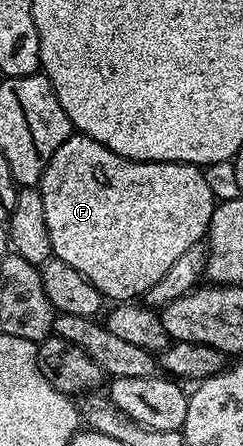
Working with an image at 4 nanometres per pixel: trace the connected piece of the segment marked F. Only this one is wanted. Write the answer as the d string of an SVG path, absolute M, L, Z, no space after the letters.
M77 132L71 133L70 138L64 140L64 144L60 144L60 148L56 148L52 160L48 160L48 168L44 168L42 173L40 191L44 204L44 219L47 220L48 236L51 237L53 257L64 260L64 264L72 264L72 268L76 268L76 272L84 275L102 293L103 299L113 300L115 303L141 299L150 291L152 284L156 284L156 280L160 280L164 276L164 272L168 272L168 268L172 268L172 264L176 264L176 259L179 256L184 256L184 252L188 252L188 248L199 245L207 237L212 212L216 205L216 199L212 196L212 188L208 188L208 180L199 167L189 166L183 162L137 162L131 158L120 156L116 152L104 148L104 144L92 140L86 134Z

